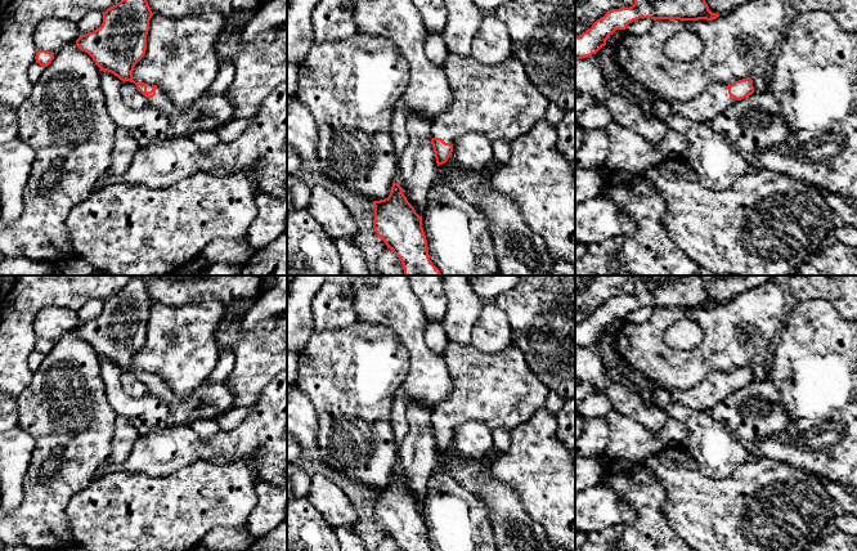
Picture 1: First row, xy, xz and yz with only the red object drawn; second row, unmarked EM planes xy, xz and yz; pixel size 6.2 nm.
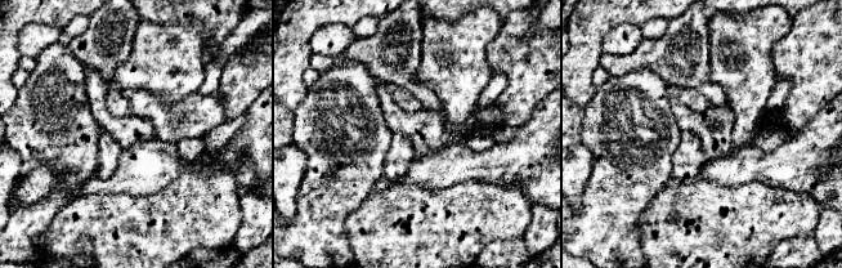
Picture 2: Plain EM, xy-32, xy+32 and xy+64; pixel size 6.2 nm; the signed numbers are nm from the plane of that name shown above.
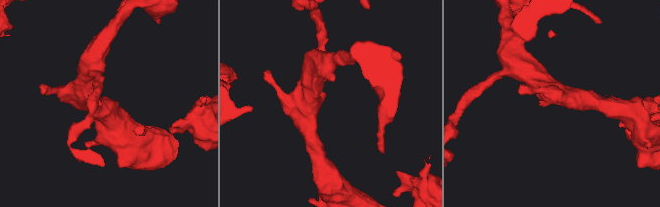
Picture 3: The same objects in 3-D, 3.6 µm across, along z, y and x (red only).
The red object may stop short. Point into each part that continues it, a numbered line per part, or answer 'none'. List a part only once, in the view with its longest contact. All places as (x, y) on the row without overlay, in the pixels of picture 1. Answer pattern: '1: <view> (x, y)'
1: xz (499, 389)

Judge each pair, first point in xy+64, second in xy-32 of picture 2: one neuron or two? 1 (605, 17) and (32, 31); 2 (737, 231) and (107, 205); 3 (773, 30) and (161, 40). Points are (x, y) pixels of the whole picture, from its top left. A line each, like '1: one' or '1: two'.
1: two
2: one
3: one

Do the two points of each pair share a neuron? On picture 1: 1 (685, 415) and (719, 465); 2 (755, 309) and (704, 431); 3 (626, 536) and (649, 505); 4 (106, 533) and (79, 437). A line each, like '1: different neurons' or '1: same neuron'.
1: same neuron
2: different neurons
3: same neuron
4: different neurons

